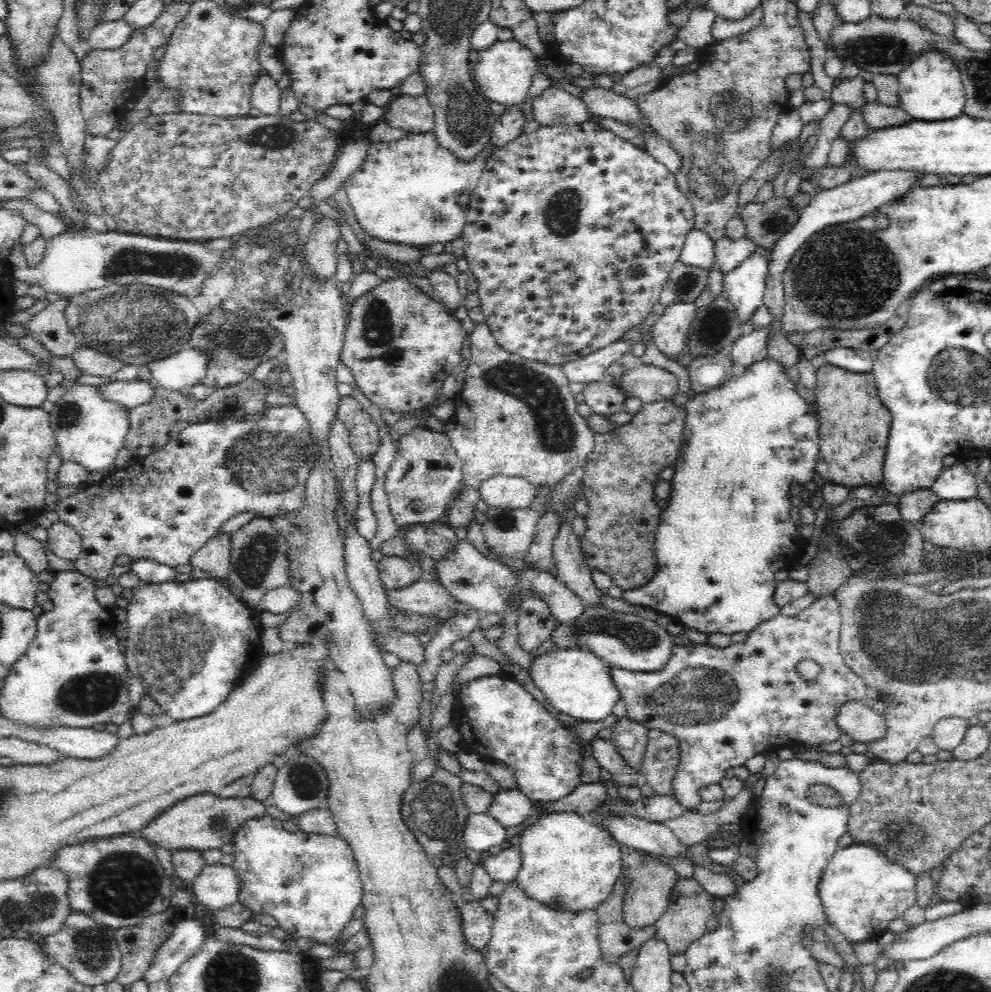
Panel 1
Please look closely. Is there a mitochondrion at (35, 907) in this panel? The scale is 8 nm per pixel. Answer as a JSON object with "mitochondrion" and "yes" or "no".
{"mitochondrion":"yes"}

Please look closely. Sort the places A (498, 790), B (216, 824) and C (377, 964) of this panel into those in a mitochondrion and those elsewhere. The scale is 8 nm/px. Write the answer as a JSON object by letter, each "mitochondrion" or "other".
{"A":"other","B":"mitochondrion","C":"other"}

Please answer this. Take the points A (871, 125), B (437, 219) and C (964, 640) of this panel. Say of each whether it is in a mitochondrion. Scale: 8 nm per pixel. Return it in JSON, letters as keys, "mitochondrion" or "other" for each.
{"A":"other","B":"mitochondrion","C":"mitochondrion"}

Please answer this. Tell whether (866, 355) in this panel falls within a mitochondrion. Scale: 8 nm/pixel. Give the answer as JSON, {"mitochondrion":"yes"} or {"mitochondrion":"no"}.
{"mitochondrion":"no"}

